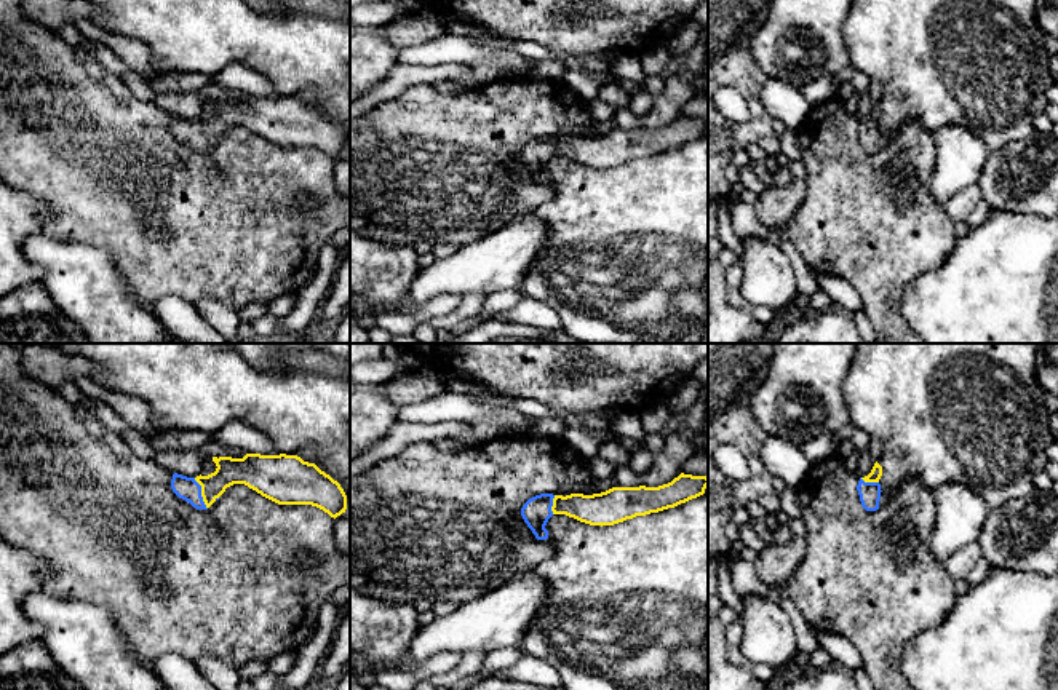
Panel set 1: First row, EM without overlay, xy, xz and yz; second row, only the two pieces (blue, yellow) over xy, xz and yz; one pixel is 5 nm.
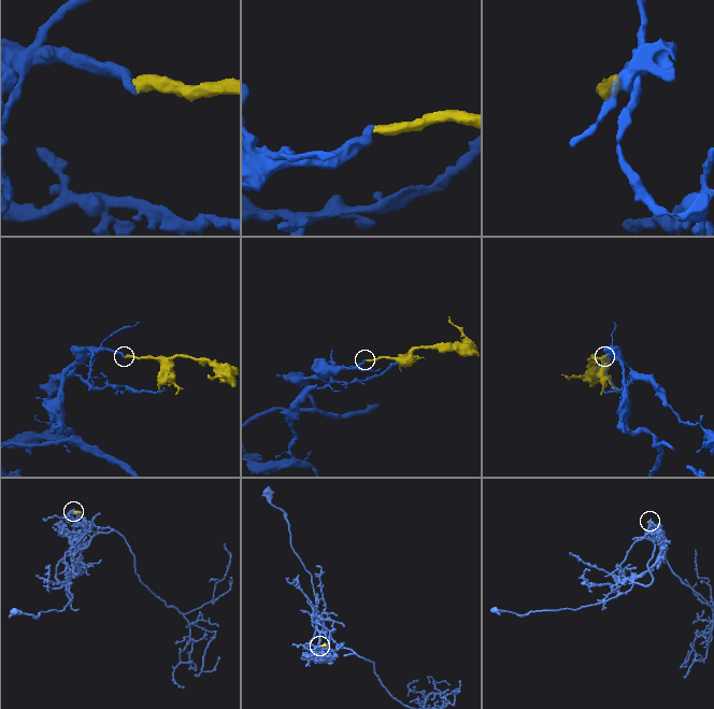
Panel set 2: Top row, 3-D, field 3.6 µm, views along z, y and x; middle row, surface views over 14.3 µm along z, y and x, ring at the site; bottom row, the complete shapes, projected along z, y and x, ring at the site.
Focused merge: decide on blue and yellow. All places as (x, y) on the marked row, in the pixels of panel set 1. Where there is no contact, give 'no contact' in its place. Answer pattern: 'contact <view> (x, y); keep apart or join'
contact xy (200, 494); join

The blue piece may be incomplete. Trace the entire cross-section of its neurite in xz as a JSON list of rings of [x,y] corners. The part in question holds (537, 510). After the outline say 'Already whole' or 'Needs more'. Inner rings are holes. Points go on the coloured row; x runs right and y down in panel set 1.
[[[681,473],[658,487],[612,487],[601,494],[553,495],[540,494],[529,498],[521,516],[537,540],[547,540],[545,529],[553,514],[566,514],[590,525],[614,525],[636,516],[674,508],[705,494],[706,476]]]. Needs more

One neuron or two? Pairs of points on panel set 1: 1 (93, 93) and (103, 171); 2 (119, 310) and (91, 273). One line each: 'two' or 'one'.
1: one
2: one

